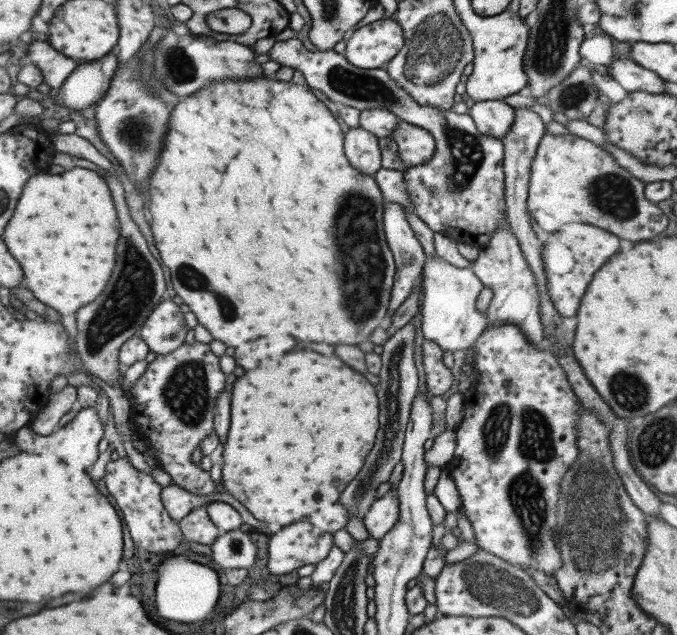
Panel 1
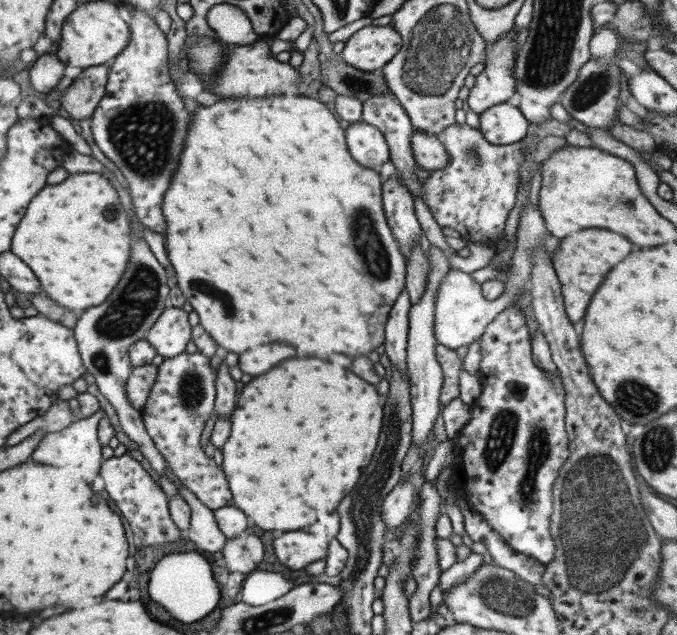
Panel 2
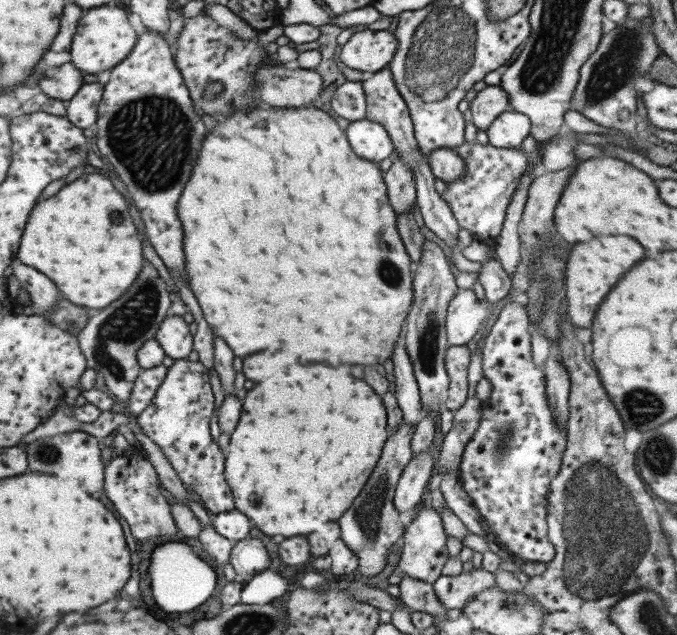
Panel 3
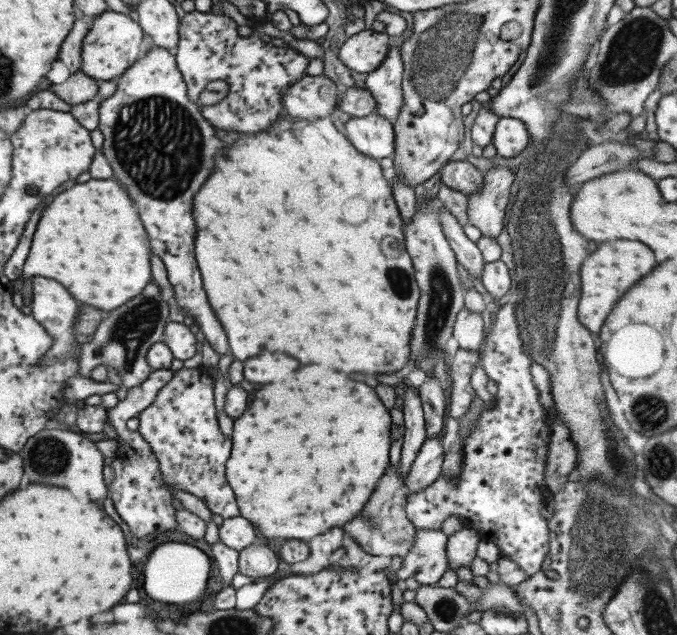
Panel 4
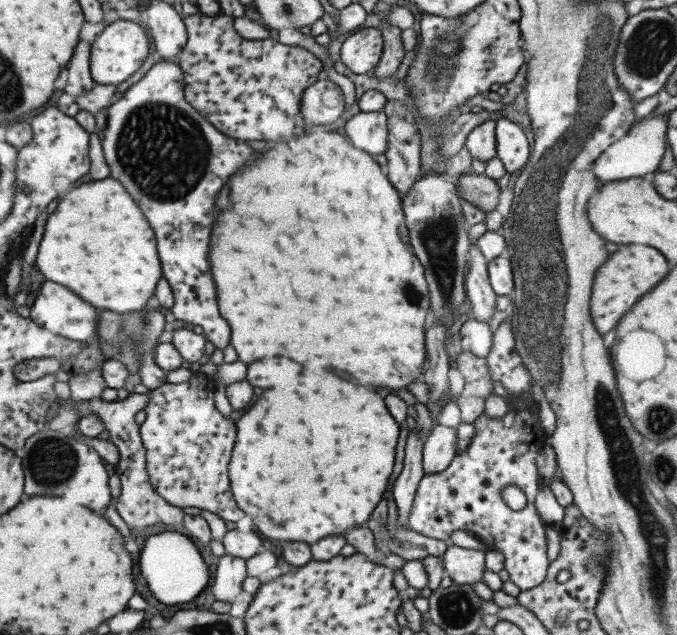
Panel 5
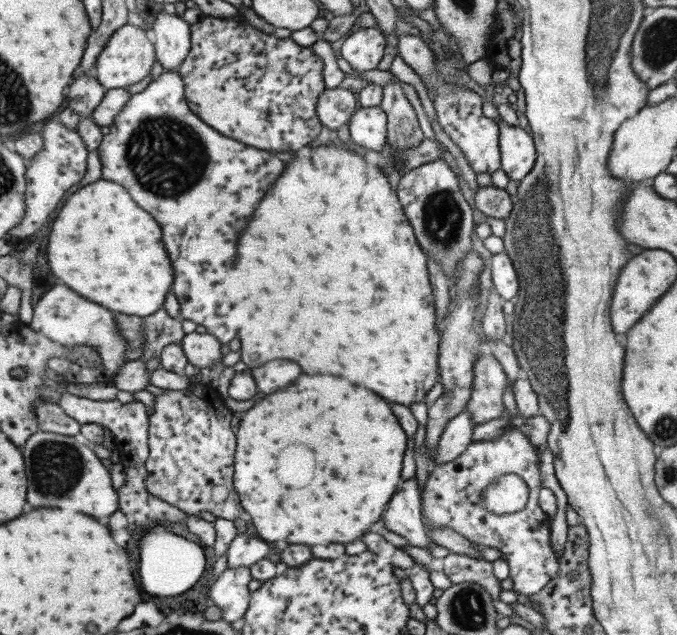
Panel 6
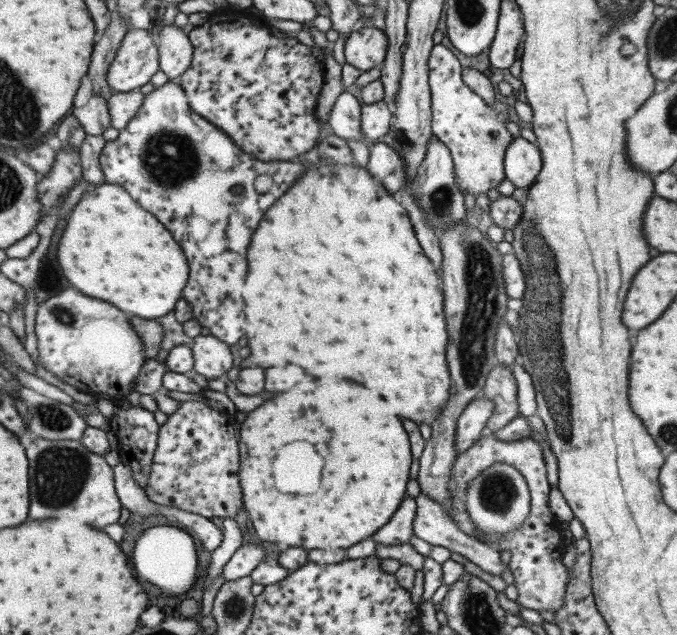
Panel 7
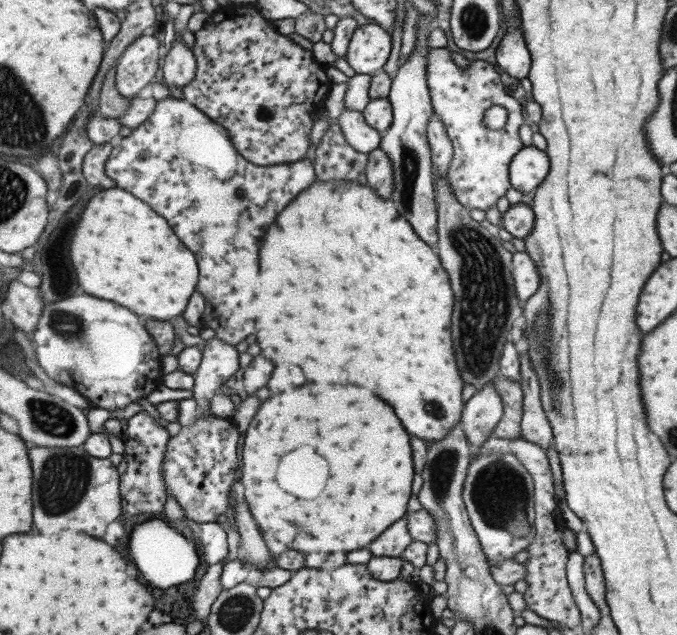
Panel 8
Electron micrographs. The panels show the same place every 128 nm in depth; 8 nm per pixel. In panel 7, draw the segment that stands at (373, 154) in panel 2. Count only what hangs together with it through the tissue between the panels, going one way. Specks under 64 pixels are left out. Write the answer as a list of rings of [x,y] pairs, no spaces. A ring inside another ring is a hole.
[[[383,100],[371,104],[364,104],[360,108],[360,122],[362,136],[377,143],[389,131],[393,122],[392,111]]]

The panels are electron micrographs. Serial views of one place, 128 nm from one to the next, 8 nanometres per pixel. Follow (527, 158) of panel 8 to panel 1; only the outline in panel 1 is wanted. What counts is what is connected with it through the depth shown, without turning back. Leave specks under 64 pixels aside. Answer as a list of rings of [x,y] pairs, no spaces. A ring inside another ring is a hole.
[[[481,100],[469,108],[469,115],[478,134],[503,139],[513,125],[513,107],[503,100]]]

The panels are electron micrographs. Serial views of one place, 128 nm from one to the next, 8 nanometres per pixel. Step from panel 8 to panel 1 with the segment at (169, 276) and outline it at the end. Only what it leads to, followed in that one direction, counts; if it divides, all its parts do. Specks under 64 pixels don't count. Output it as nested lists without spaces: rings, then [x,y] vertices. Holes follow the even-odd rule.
[[[73,167],[61,174],[41,172],[35,175],[29,178],[29,182],[25,182],[19,204],[15,206],[9,226],[5,224],[1,238],[9,254],[21,264],[25,286],[31,290],[33,297],[62,316],[61,323],[69,336],[71,353],[75,355],[75,367],[77,370],[83,369],[74,347],[77,332],[75,310],[93,302],[111,274],[111,268],[115,264],[115,244],[119,238],[117,213],[106,183],[95,171]]]

